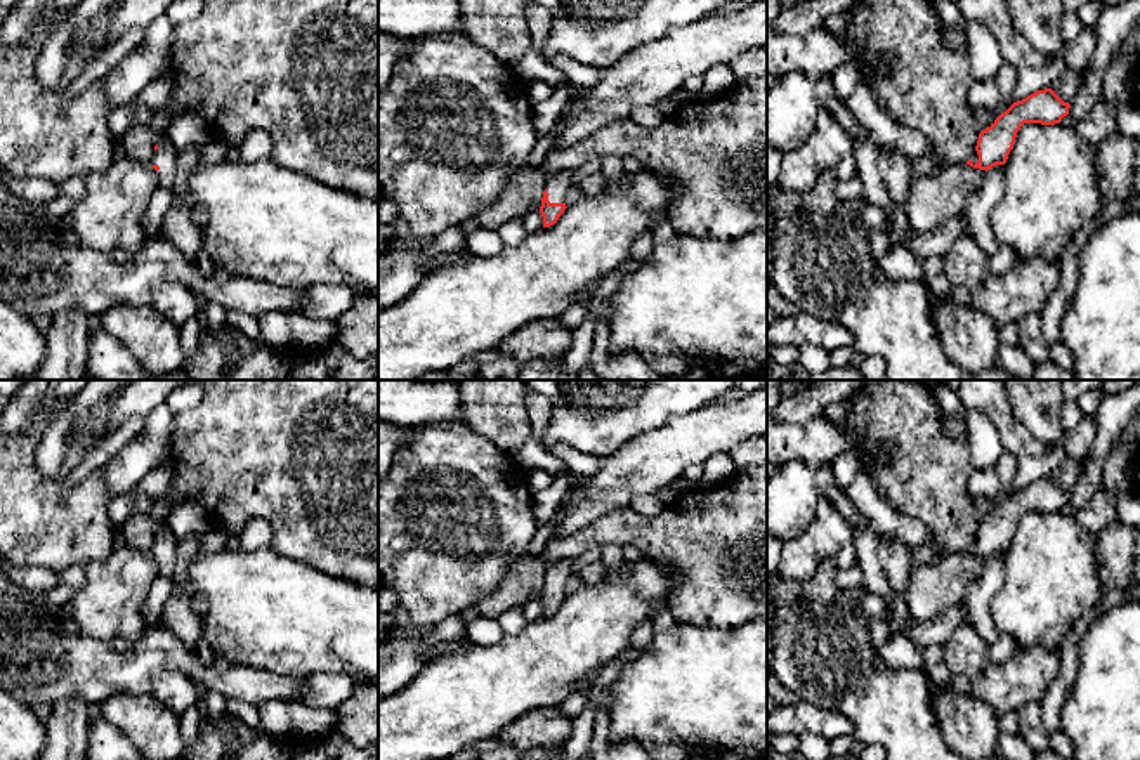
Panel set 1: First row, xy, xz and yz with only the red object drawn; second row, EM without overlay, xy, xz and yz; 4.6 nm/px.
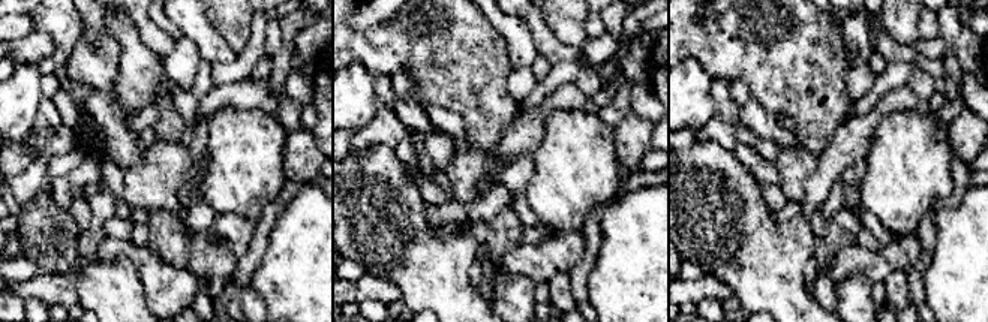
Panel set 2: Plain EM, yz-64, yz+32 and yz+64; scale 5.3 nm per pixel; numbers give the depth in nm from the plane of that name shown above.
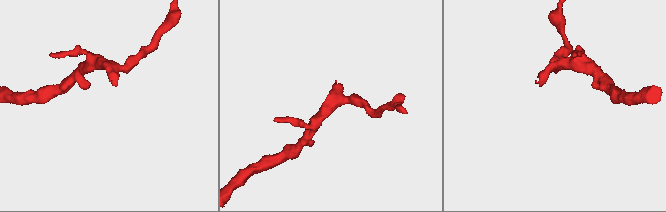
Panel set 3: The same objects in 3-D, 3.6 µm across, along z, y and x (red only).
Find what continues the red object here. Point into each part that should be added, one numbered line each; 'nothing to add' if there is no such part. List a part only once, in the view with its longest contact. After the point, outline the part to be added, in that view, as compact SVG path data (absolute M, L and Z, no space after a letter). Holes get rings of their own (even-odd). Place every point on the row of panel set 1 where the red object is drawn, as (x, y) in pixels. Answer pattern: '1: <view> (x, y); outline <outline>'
1: xz (557, 186); outline M559 172L547 179L547 193L550 203L566 203L566 194L573 187L573 172Z

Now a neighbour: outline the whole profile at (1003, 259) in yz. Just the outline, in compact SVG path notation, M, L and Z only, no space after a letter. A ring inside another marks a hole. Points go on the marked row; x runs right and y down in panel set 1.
M999 243L994 255L989 257L991 274L998 276L1006 272L1017 260L1015 250L1010 245Z

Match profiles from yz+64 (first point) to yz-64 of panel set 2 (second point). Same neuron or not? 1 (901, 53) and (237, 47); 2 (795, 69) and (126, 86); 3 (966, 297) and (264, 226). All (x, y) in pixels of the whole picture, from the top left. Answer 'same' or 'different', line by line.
1: different
2: same
3: different

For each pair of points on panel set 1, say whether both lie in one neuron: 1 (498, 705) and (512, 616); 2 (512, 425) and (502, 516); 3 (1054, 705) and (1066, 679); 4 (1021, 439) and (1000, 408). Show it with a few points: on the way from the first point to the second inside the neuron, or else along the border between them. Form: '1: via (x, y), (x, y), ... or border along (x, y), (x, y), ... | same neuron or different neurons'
1: border along (530, 622), (521, 630), (505, 635) | different neurons
2: border along (474, 431), (514, 457) | different neurons
3: via (1054, 698), (1061, 686) | same neuron
4: via (1014, 432), (1002, 415) | same neuron

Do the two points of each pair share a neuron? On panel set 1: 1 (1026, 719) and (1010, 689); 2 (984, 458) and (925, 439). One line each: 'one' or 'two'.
1: two
2: two

